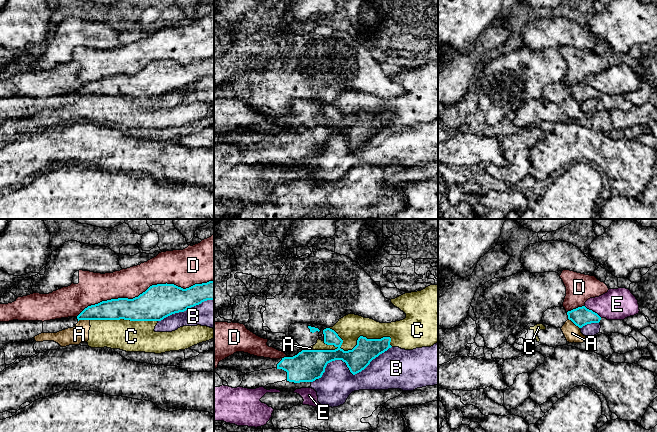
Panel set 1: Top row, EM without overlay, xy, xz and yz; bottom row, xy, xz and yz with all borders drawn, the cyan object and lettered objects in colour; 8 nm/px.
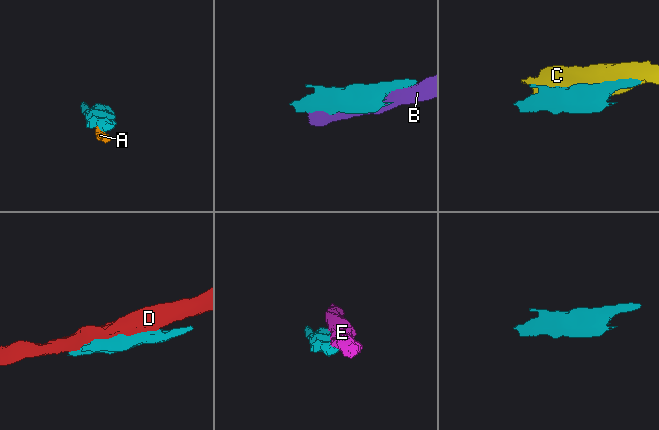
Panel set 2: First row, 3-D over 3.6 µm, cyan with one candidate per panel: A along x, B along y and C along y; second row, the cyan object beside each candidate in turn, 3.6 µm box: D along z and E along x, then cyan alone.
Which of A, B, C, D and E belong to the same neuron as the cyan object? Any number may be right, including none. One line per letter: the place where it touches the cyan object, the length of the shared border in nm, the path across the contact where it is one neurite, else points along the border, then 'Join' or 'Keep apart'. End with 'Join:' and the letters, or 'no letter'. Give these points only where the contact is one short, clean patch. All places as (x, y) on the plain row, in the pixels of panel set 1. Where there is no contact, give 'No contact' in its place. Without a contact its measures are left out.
A: Touches cyan at xy (83, 95). Shared border 100 nm. Boundary: xy (89, 95), (80, 95), (78, 97). Keep apart
B: Touches cyan at xz (350, 147). Shared border 650 nm. Keep apart
C: Touches cyan at xz (357, 119). Shared border 650 nm. Keep apart
D: Touches cyan at xy (145, 67). Shared border 1150 nm. Keep apart
E: Touches cyan at yz (592, 87). Shared border 170 nm. Keep apart
Join: no letter

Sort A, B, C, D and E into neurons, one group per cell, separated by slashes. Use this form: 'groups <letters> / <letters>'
groups A C / B / D / E

